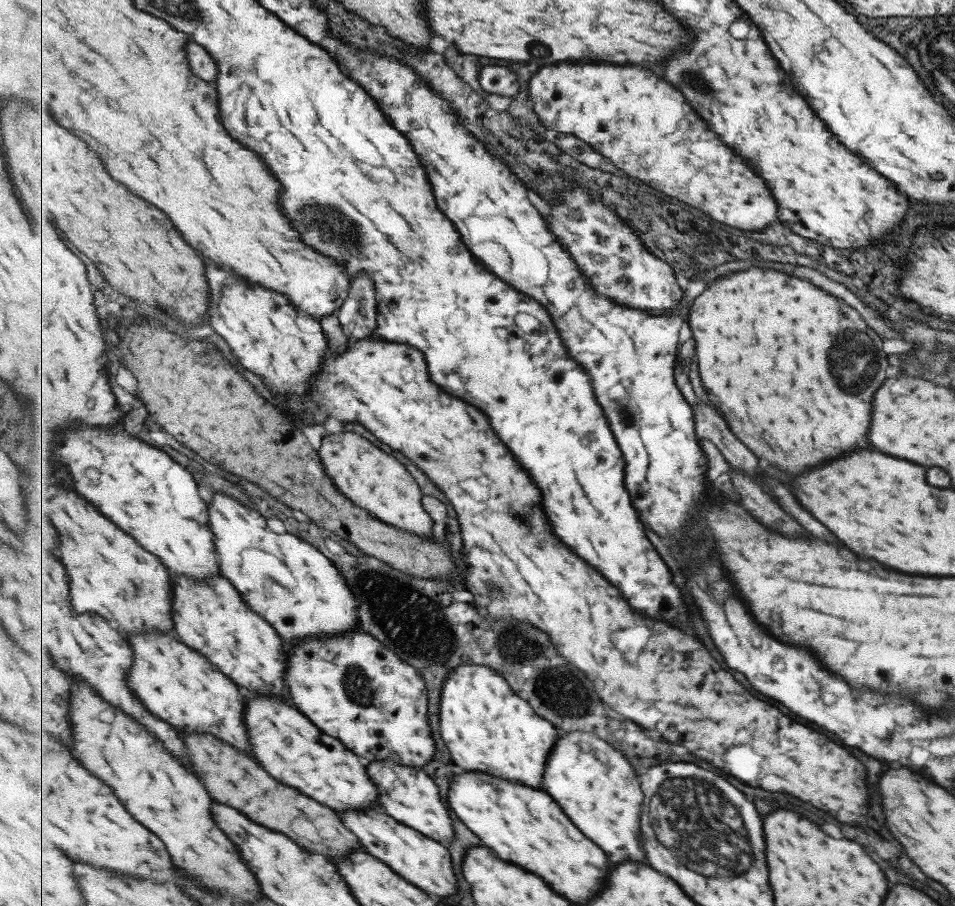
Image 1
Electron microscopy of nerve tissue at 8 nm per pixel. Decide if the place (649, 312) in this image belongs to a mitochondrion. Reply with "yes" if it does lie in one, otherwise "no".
no

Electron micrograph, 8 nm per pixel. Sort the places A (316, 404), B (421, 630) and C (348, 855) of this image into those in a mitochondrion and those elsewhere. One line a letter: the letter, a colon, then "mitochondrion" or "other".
A: mitochondrion
B: mitochondrion
C: other

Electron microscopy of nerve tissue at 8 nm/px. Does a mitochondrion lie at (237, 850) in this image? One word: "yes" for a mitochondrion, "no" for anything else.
no

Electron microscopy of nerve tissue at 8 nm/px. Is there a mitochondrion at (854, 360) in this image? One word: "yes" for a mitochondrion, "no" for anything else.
yes

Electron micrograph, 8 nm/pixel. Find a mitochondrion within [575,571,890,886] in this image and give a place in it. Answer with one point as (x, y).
(693, 808)

